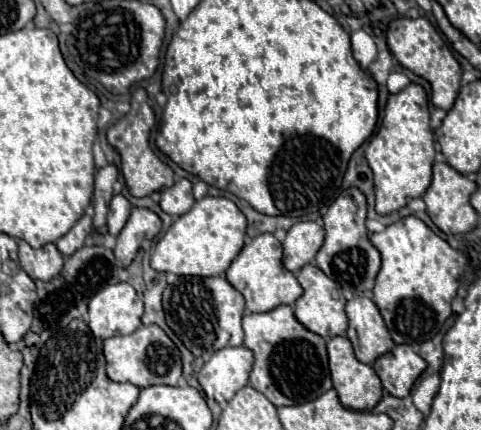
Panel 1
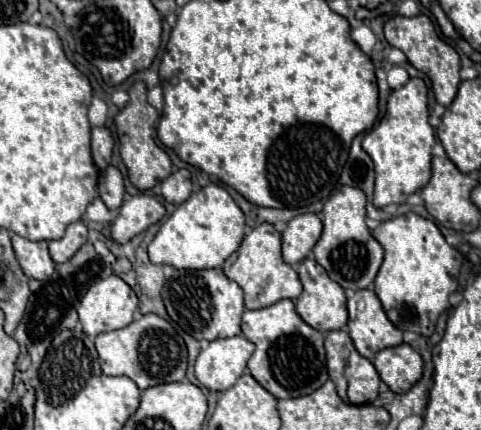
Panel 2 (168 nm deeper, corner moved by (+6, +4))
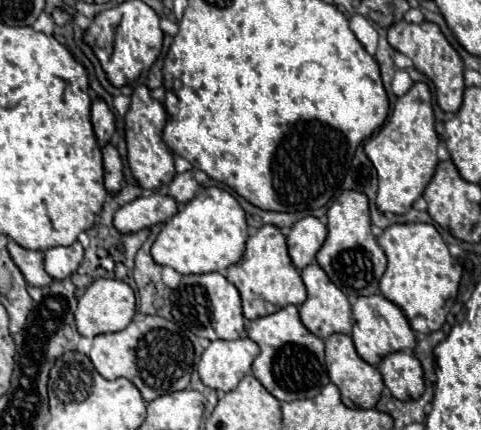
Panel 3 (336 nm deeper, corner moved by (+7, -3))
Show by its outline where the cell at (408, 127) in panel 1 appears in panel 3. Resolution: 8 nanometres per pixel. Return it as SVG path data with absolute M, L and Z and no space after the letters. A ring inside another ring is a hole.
M415 82L413 88L397 98L391 118L383 128L365 142L365 154L373 162L379 176L377 208L381 212L405 214L411 210L413 202L423 194L425 186L433 178L437 158L439 138L435 132L435 116L431 106L431 92L425 82Z

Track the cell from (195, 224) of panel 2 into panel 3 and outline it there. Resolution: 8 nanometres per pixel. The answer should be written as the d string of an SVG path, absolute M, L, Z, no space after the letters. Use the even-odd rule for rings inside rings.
M203 188L191 202L187 202L173 218L169 218L159 232L151 256L161 266L171 266L179 274L223 272L241 260L247 242L247 220L239 202L223 188Z

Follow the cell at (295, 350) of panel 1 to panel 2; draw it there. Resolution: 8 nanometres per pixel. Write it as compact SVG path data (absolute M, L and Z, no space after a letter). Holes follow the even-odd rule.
M282 299L258 311L246 309L242 315L242 335L256 345L252 357L248 359L250 375L276 399L310 395L328 381L322 345L324 337L300 319L290 299Z

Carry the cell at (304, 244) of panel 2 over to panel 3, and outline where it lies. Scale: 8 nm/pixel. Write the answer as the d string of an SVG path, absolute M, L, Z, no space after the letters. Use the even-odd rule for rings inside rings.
M305 216L297 220L287 236L289 256L295 268L303 270L307 264L311 264L315 260L315 254L323 246L325 238L327 238L327 228L325 224L319 222L319 218Z

